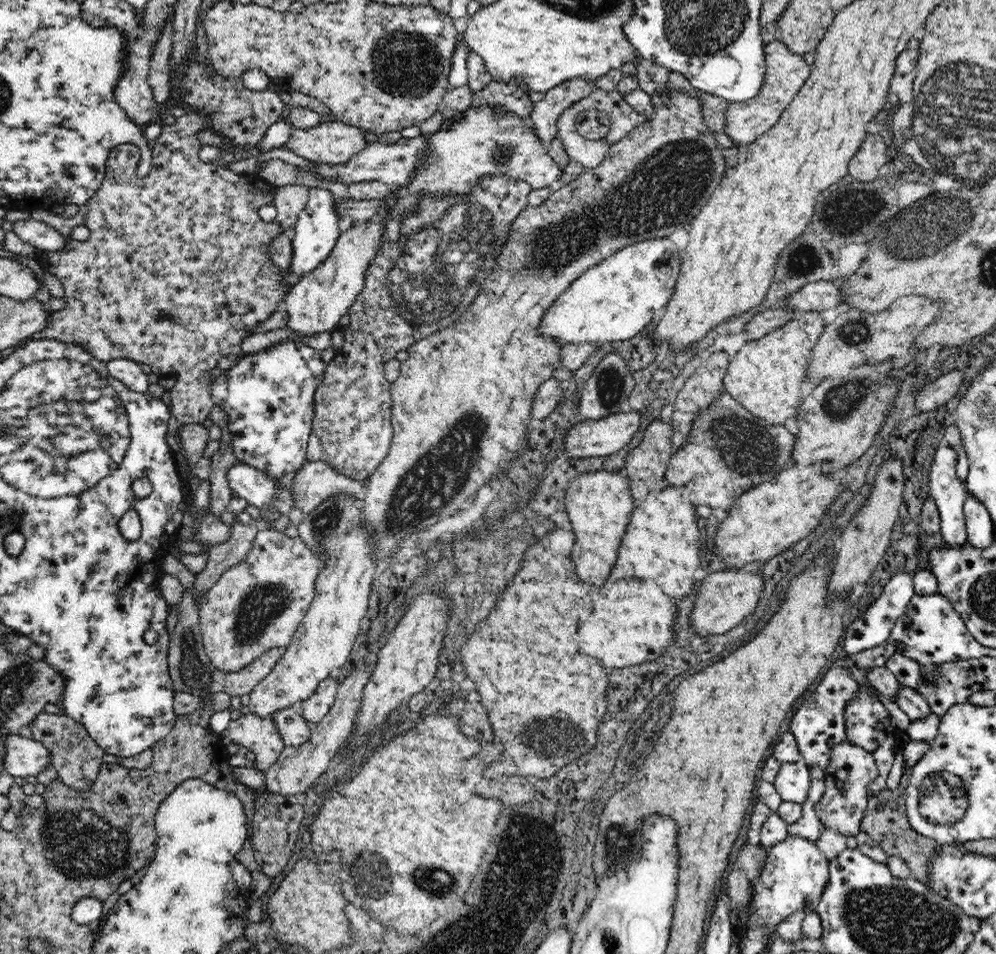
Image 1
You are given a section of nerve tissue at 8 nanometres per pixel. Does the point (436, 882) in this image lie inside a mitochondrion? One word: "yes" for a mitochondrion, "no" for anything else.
yes

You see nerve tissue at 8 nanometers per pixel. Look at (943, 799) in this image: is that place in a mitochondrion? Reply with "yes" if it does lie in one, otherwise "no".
yes

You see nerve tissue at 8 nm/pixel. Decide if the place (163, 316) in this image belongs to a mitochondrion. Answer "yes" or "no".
no

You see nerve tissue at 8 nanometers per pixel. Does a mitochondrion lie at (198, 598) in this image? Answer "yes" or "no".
no

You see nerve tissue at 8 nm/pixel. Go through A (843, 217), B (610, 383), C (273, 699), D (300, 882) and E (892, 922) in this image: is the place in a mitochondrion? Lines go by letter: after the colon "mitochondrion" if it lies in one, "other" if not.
A: mitochondrion
B: mitochondrion
C: other
D: other
E: mitochondrion

